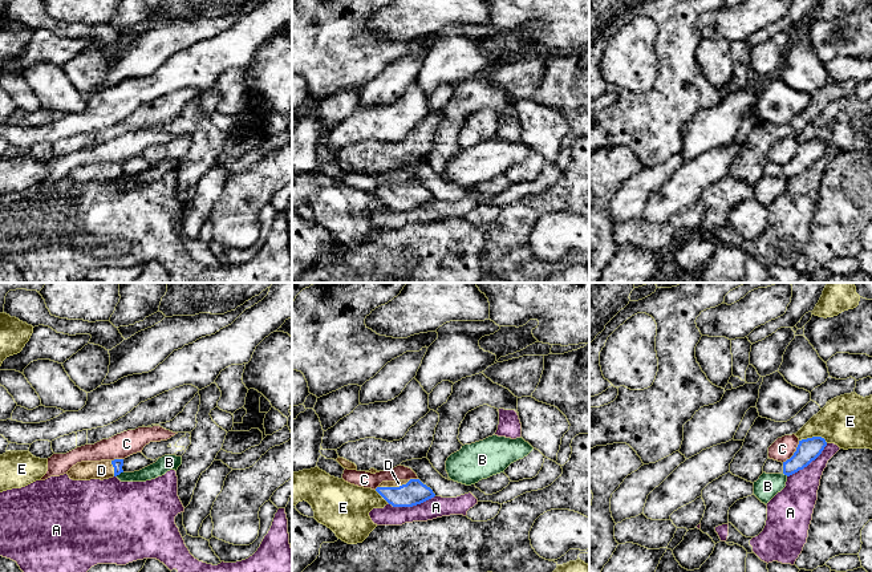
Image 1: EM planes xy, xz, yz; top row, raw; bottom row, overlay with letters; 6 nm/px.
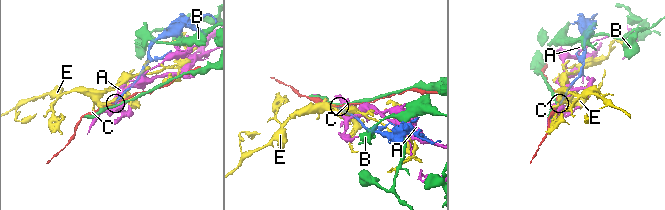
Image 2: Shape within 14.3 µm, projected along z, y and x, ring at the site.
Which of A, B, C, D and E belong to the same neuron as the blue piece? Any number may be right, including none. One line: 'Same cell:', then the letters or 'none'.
Same cell: D

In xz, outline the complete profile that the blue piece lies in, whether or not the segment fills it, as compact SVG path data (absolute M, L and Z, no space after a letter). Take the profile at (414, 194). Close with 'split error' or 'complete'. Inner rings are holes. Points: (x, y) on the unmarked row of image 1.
M419 182L382 184L376 194L393 210L413 210L435 199Z | split error

